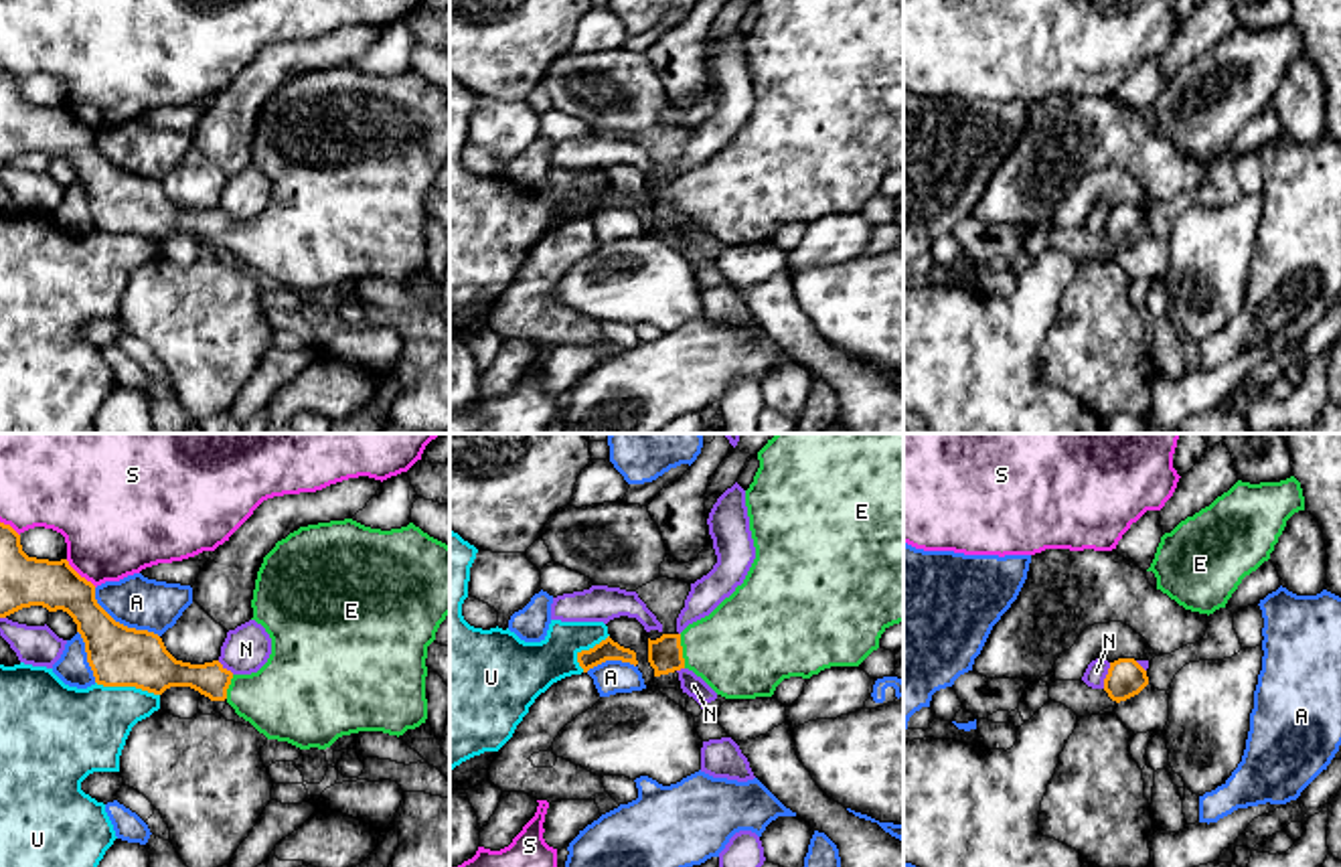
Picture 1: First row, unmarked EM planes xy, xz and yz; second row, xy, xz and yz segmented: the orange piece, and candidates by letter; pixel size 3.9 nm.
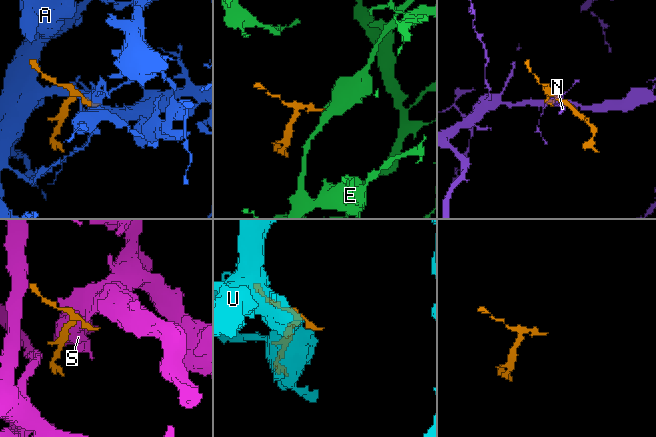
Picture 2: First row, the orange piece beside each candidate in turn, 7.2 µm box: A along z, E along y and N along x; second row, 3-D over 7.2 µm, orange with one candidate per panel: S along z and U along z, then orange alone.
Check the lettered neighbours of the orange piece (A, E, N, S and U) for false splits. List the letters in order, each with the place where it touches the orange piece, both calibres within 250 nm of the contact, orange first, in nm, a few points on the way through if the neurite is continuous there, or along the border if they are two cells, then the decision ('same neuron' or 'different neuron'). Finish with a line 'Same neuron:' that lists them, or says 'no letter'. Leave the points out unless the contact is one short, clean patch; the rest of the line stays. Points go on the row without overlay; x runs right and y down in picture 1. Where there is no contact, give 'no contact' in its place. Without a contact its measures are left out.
A: xy (122, 171) | 240/200 nm | different neuron
E: xz (681, 197) | 140/400 nm | across xz (665, 201), (681, 197), (744, 195) | same neuron
N: yz (1107, 221) | 150/90 nm | different neuron
S: xy (80, 122) | 200/420 nm | different neuron
U: xy (128, 231) | 240/340 nm | different neuron
Same neuron: E

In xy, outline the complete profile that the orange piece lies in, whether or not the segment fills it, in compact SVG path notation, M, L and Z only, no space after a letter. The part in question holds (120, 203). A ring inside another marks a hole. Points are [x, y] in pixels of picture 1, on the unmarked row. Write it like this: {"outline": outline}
{"outline": "M352 65L300 73L263 103L253 136L253 164L271 184L267 209L251 221L233 221L219 207L190 211L176 207L162 184L148 176L115 168L95 146L95 132L81 124L67 105L28 103L20 81L0 69L0 164L22 154L63 156L77 170L85 188L95 229L103 233L136 233L162 241L170 233L190 233L211 247L227 247L239 263L267 286L288 288L300 296L326 296L338 284L359 278L403 282L427 265L425 223L427 192L450 160L450 93L409 69L381 77Z"}

